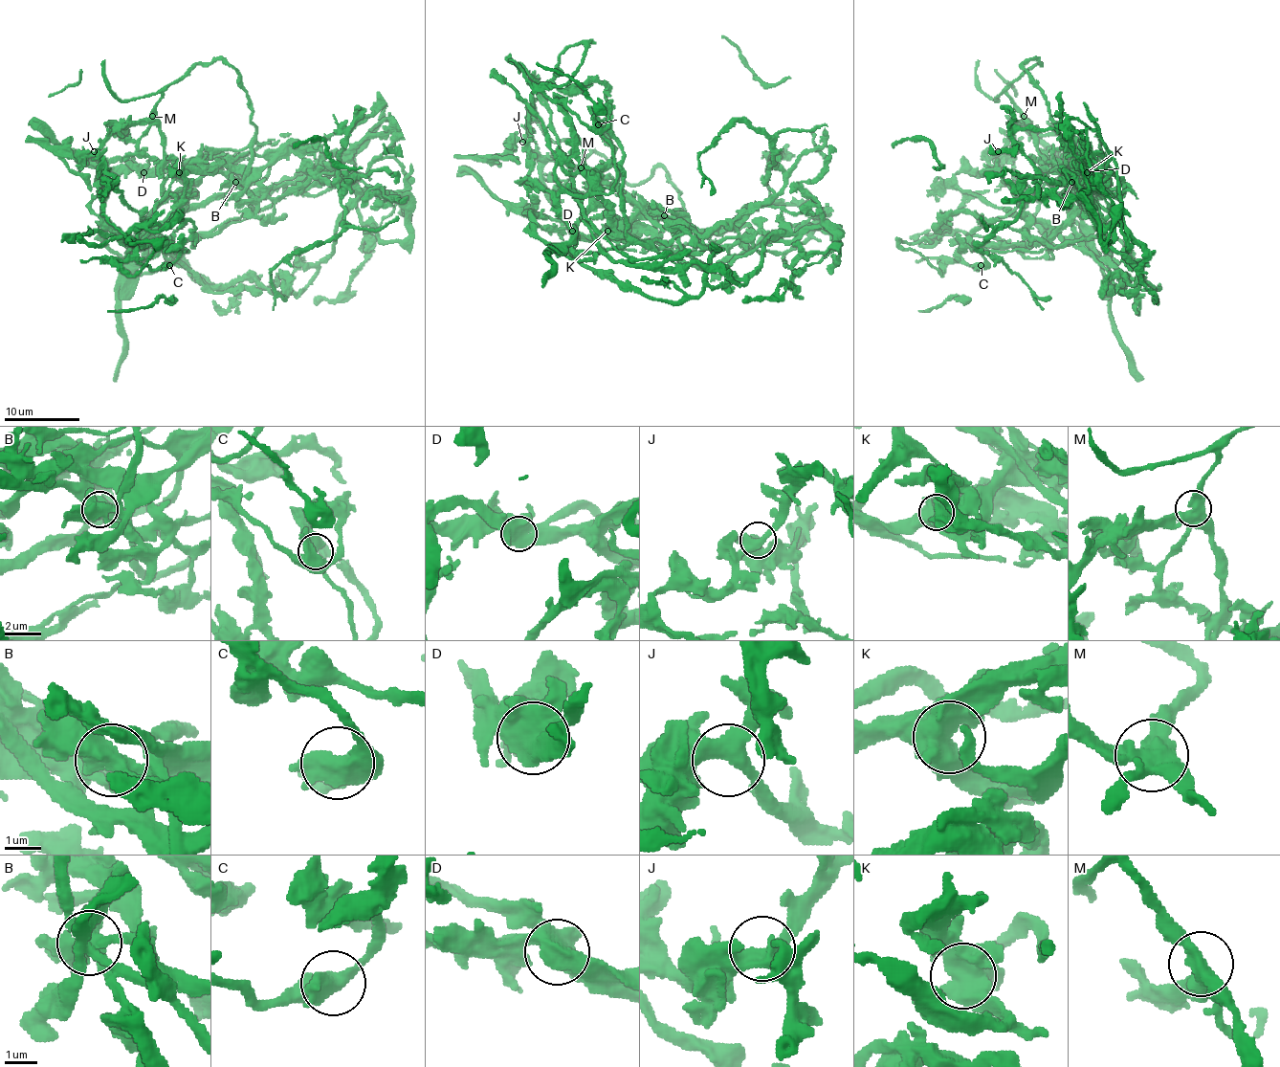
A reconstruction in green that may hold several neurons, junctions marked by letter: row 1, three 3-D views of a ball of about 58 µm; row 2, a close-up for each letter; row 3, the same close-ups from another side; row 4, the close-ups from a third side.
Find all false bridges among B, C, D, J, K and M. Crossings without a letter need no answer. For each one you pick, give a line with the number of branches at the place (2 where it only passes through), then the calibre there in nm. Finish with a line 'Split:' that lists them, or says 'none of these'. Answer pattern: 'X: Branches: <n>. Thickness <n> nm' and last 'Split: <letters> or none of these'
B: Branches: 4. Thickness 480 nm
D: Branches: 3. Thickness 650 nm
M: Branches: 4. Thickness 460 nm
Split: B, D, M

